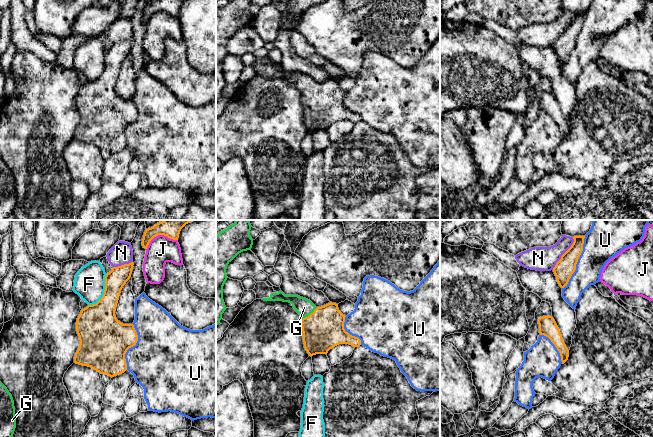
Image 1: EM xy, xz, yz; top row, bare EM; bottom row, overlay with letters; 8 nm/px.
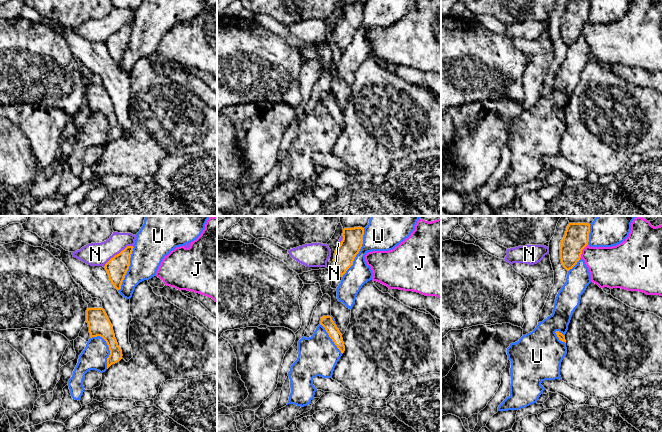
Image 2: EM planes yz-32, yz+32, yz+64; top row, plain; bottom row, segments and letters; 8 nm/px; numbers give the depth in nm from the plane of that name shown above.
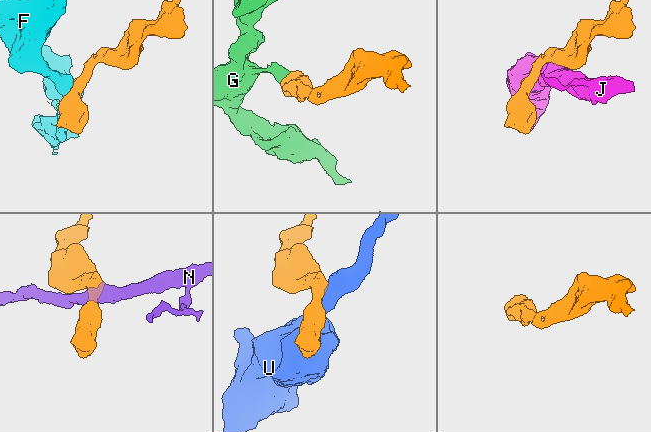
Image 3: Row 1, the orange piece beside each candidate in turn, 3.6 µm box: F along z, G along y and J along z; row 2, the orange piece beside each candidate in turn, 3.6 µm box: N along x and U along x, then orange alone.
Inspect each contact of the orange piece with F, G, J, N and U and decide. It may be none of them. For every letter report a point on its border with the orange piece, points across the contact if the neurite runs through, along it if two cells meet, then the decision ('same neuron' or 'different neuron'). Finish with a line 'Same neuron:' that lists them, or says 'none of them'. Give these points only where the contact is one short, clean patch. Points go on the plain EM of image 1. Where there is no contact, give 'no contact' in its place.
F: xy (104, 68) | different neuron
G: xz (310, 90) | across xz (323, 105), (310, 90), (304, 83) | same neuron
J: xy (159, 10) | different neuron
N: yz (564, 29) | along yz (573, 13), (573, 19), (552, 45) | different neuron
U: yz (577, 37) | different neuron
Same neuron: G

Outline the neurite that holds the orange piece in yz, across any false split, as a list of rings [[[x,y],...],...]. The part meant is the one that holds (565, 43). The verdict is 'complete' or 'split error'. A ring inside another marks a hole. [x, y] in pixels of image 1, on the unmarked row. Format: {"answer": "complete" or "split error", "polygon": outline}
{"answer": "complete", "polygon": [[[574,12],[571,23],[561,32],[556,39],[553,48],[561,64],[567,62],[569,55],[576,46],[576,40],[583,27],[585,12]]]}

